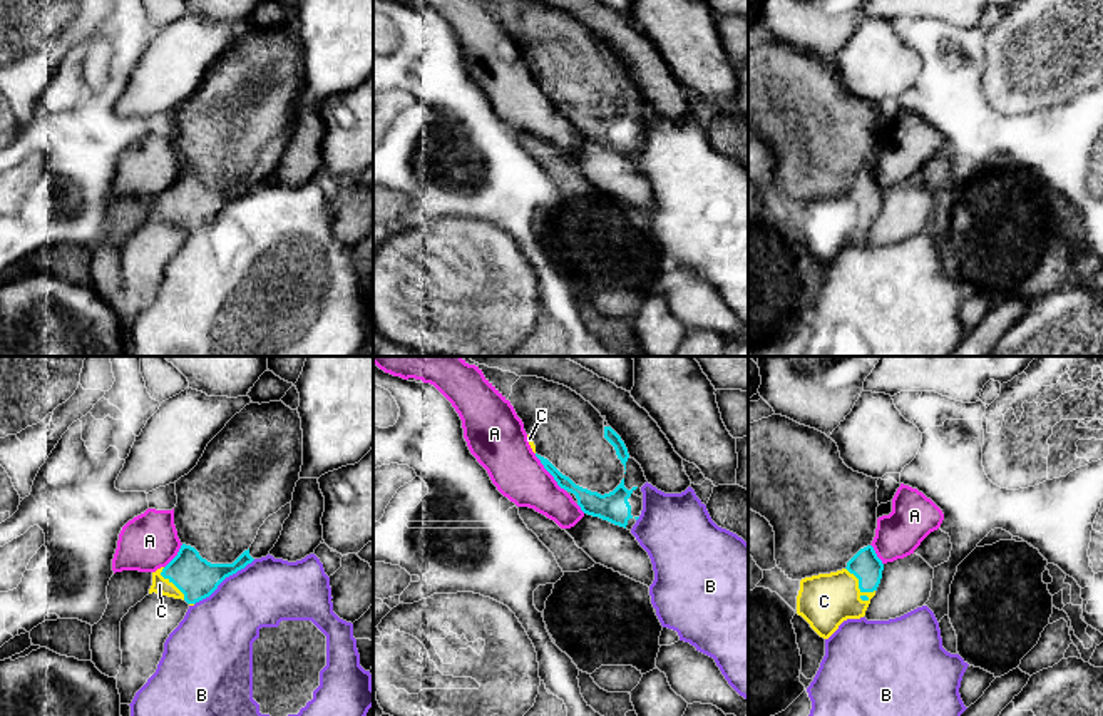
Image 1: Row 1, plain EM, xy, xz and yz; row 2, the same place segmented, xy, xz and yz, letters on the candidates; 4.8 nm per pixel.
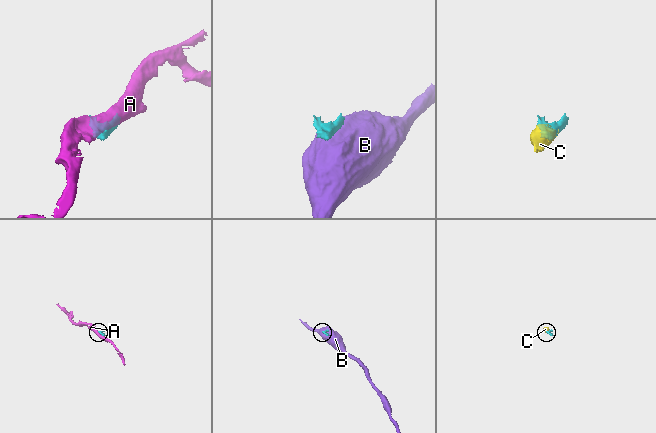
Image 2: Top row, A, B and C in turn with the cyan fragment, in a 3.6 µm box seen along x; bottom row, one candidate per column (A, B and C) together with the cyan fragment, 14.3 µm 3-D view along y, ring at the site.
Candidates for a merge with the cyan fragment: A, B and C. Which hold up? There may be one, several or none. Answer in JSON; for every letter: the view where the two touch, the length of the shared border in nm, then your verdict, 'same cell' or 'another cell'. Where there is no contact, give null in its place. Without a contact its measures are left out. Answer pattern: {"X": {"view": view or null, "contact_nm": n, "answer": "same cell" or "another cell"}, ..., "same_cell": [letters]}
{"A": {"view": "xz", "contact_nm": 240, "answer": "another cell"}, "B": {"view": "xy", "contact_nm": 360, "answer": "another cell"}, "C": {"view": "yz", "contact_nm": 200, "answer": "same cell"}, "same_cell": ["C"]}

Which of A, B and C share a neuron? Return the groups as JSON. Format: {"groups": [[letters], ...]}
{"groups": [["A"], ["B"], ["C"]]}

